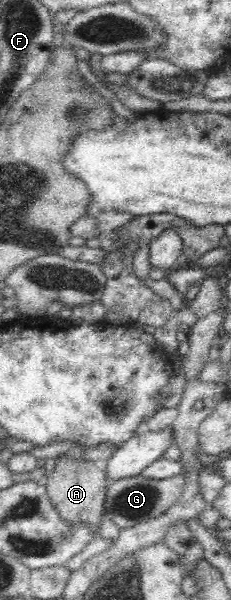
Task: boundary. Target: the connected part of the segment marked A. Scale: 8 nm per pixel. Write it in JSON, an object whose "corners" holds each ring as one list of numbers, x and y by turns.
{"corners":[[69,450,59,454,55,461,49,462,46,477,46,491,50,501,54,504,59,516,70,522,84,522,91,528,99,529,101,514,103,514,103,502,105,502,105,478,102,464,92,460,82,459,70,454]]}

